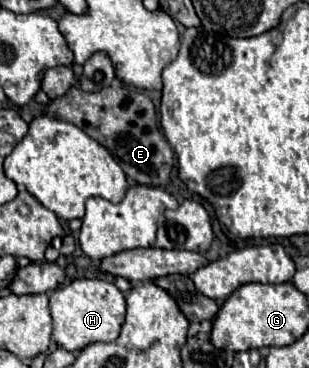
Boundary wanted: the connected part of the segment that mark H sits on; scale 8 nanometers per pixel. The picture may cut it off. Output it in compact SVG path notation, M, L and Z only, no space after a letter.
M80 278L68 286L60 286L50 294L50 316L52 316L52 338L60 348L68 352L80 352L92 342L114 342L120 336L124 322L124 294L106 280Z

